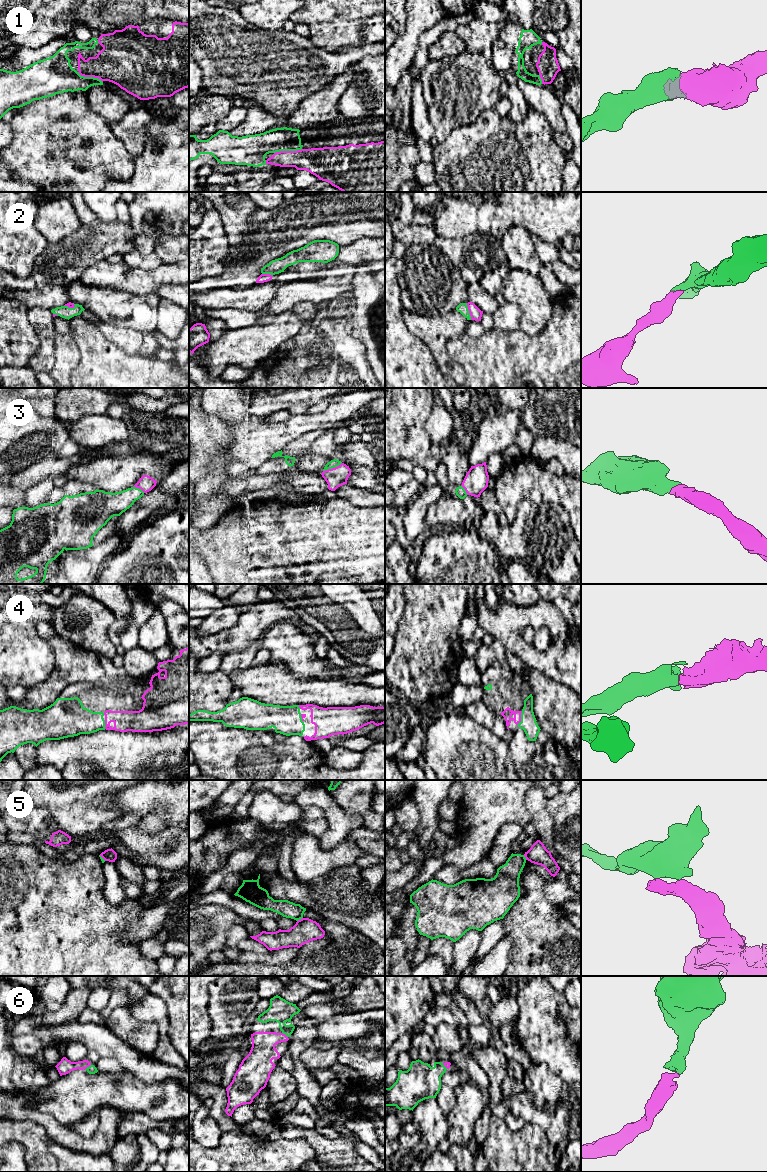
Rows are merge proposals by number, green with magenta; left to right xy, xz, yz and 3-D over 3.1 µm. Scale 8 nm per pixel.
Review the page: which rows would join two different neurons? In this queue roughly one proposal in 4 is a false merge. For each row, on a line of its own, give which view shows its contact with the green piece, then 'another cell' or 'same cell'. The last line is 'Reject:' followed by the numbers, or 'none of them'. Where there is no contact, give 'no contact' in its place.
1: xz | same cell
2: yz | same cell
3: xz | same cell
4: yz | same cell
5: xz | another cell
6: xz | same cell
Reject: 5

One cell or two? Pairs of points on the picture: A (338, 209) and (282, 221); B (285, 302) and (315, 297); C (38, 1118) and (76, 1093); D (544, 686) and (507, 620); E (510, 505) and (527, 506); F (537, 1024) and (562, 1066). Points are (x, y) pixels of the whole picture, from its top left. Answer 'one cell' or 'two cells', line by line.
A: one cell
B: one cell
C: two cells
D: two cells
E: two cells
F: one cell

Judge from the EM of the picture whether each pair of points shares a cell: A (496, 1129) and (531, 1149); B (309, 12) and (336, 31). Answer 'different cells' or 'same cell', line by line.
A: same cell
B: same cell

